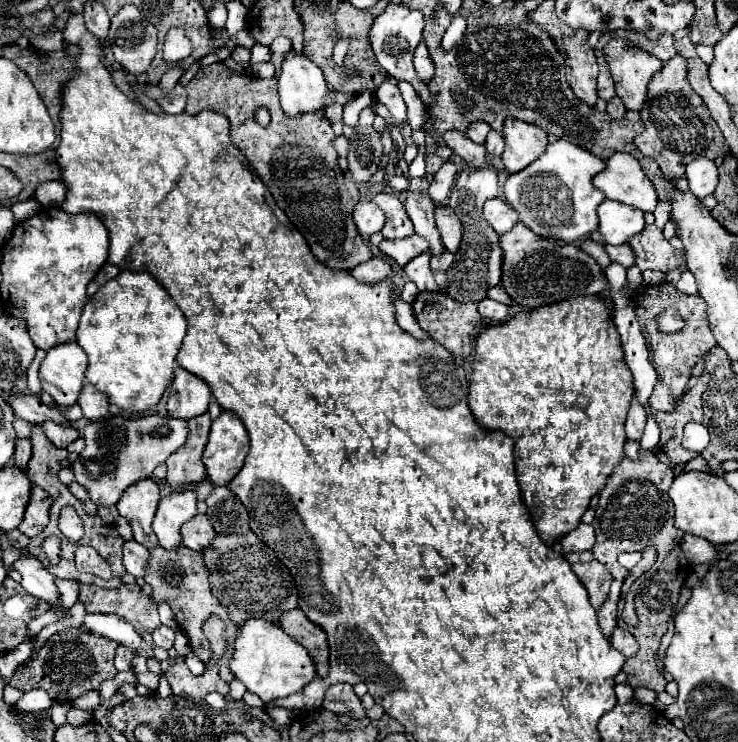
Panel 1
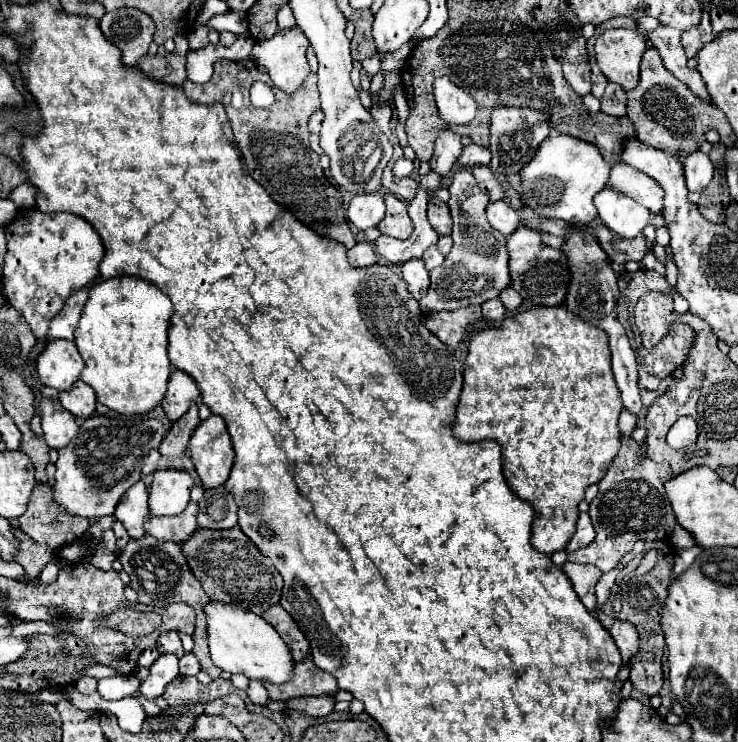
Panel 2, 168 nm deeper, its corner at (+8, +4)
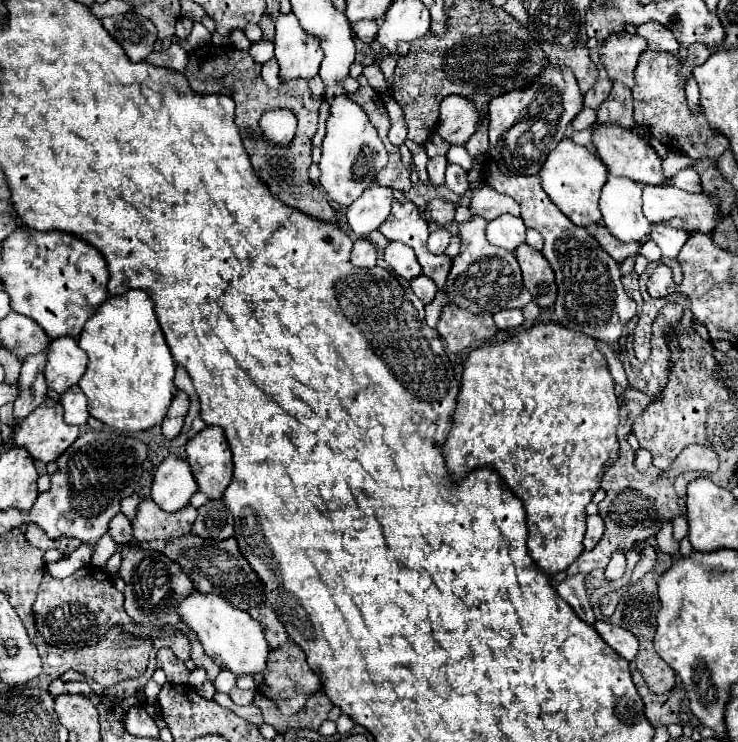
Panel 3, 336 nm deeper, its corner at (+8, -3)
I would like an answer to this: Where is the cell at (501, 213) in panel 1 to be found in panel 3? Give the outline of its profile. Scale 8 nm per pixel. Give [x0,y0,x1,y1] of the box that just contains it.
[486,215,526,251]

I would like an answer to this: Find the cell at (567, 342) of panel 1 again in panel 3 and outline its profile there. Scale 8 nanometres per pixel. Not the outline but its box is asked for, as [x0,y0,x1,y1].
[444,323,620,575]

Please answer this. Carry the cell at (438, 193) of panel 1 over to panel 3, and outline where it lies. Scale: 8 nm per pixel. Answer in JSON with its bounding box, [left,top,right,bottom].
[436,95,478,147]

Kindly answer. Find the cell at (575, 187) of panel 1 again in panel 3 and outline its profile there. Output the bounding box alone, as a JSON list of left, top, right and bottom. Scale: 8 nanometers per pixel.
[538,139,606,227]

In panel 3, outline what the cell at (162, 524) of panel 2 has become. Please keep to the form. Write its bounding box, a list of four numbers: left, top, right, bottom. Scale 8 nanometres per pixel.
[132,499,198,541]

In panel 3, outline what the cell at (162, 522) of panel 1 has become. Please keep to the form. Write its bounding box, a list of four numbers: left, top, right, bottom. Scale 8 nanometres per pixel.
[150,457,198,513]

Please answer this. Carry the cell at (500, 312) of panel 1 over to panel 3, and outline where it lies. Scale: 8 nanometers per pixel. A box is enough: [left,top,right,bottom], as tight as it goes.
[494,309,524,329]

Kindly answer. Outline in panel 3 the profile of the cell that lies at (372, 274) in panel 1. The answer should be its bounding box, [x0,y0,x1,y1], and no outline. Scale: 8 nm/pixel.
[350,239,376,267]

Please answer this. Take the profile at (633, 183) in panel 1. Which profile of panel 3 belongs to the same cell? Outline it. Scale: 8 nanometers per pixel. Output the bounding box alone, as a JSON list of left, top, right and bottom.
[642,185,718,233]

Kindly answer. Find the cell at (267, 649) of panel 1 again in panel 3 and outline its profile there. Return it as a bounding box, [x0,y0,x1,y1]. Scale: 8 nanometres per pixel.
[180,591,270,677]

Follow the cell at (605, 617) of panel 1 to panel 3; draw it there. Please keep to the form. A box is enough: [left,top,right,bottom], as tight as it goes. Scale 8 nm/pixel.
[604,553,626,581]

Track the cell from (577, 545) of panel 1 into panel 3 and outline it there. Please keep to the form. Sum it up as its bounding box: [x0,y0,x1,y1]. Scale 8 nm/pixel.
[582,515,604,551]

